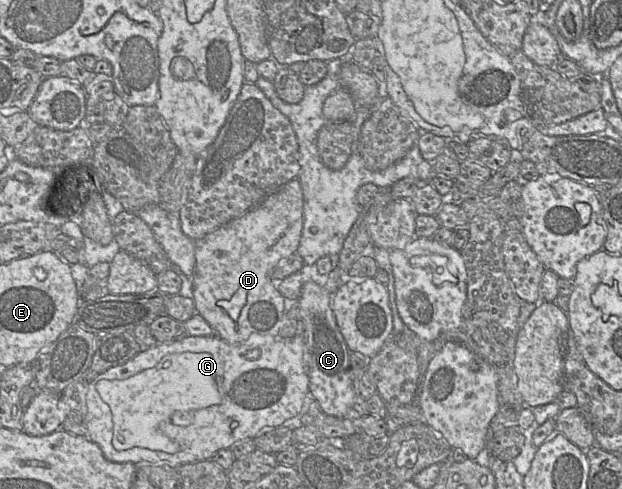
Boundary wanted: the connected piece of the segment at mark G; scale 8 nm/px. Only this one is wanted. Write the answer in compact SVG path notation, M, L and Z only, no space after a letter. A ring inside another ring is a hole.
M301 334L289 339L262 337L251 335L247 340L231 344L217 335L212 336L187 336L171 343L156 343L150 349L140 351L126 363L107 369L98 374L90 382L86 395L86 425L87 437L96 443L102 450L105 458L111 462L131 462L139 465L169 465L192 463L212 459L214 454L224 448L231 448L236 442L252 438L266 429L281 425L290 425L292 418L298 418L303 411L304 401L309 394L309 378L304 361L304 340Z

